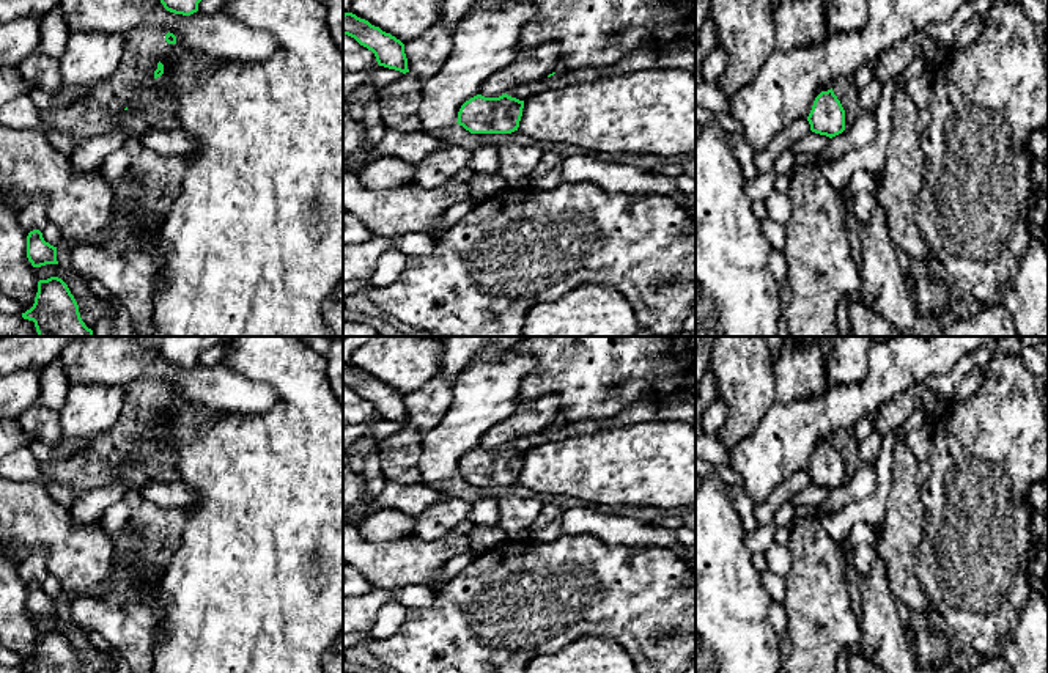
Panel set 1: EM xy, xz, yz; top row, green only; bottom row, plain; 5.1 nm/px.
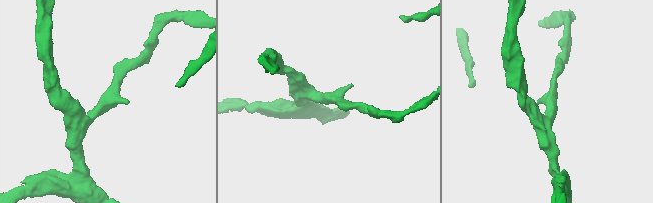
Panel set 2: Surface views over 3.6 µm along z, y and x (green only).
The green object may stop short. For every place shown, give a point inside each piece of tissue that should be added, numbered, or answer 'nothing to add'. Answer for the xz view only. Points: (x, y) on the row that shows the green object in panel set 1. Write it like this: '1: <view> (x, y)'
1: xz (455, 134)

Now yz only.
1: yz (845, 88)

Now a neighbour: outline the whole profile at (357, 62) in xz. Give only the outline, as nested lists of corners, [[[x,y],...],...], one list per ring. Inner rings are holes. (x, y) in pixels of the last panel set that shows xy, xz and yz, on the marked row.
[[[343,35],[343,101],[371,79],[378,61],[371,50]]]

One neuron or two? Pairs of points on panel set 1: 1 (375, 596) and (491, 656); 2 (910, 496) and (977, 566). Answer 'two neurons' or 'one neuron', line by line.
1: two neurons
2: two neurons

